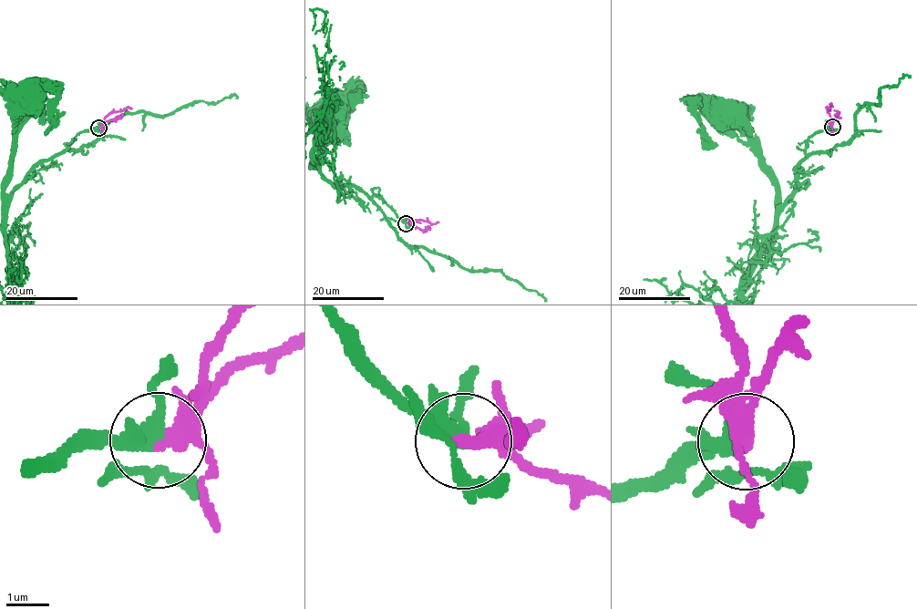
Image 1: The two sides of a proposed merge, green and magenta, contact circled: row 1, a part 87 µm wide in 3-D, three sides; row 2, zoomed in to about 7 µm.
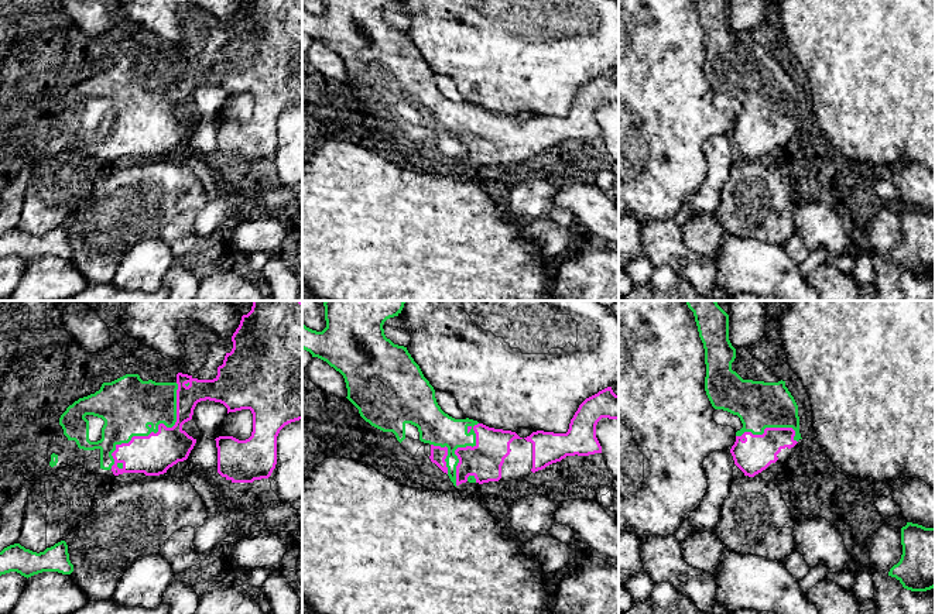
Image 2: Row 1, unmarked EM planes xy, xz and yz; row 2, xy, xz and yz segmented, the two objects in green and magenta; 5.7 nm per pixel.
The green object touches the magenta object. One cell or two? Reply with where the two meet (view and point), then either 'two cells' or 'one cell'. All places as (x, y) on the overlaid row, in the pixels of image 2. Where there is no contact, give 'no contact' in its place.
xy (157, 431) | one cell

